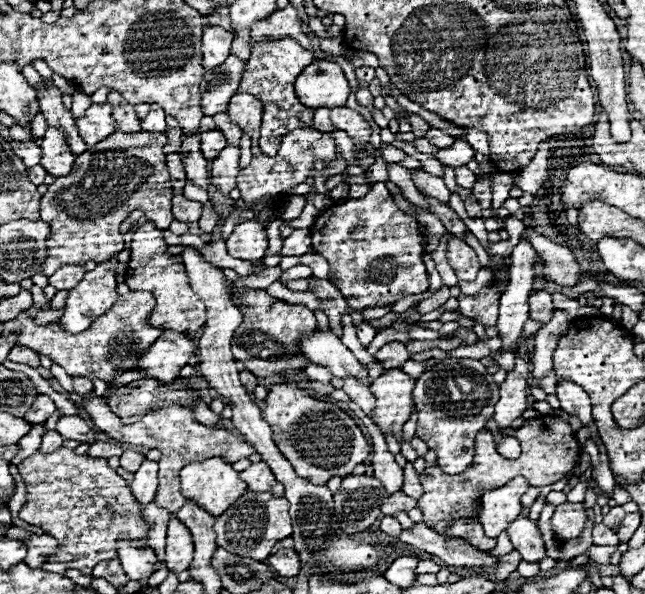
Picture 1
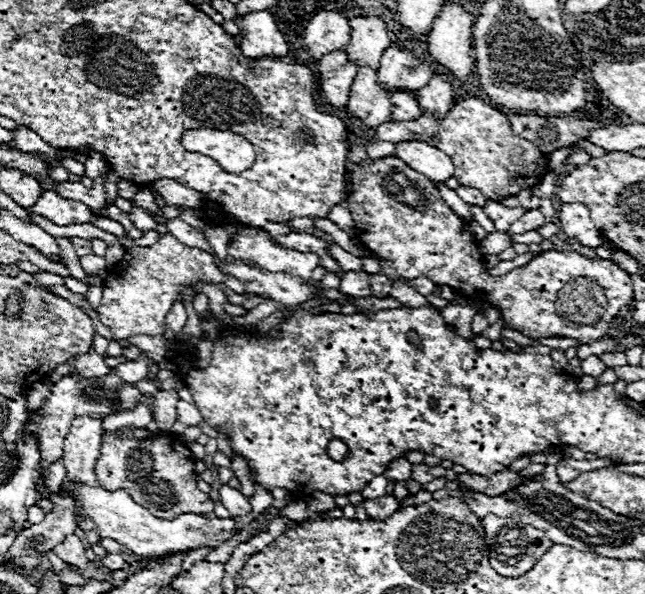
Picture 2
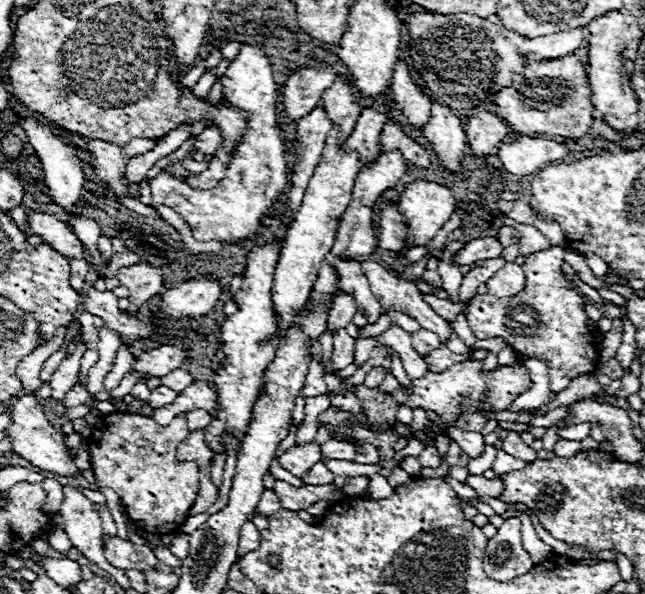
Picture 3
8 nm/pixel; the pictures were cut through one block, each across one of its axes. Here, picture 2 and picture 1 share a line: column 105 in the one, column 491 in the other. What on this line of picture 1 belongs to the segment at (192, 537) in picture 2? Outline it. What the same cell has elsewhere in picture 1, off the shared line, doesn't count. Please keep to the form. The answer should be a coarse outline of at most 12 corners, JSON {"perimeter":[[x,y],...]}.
{"perimeter":[[524,476],[486,490],[478,516],[488,538],[498,538],[522,512]]}

